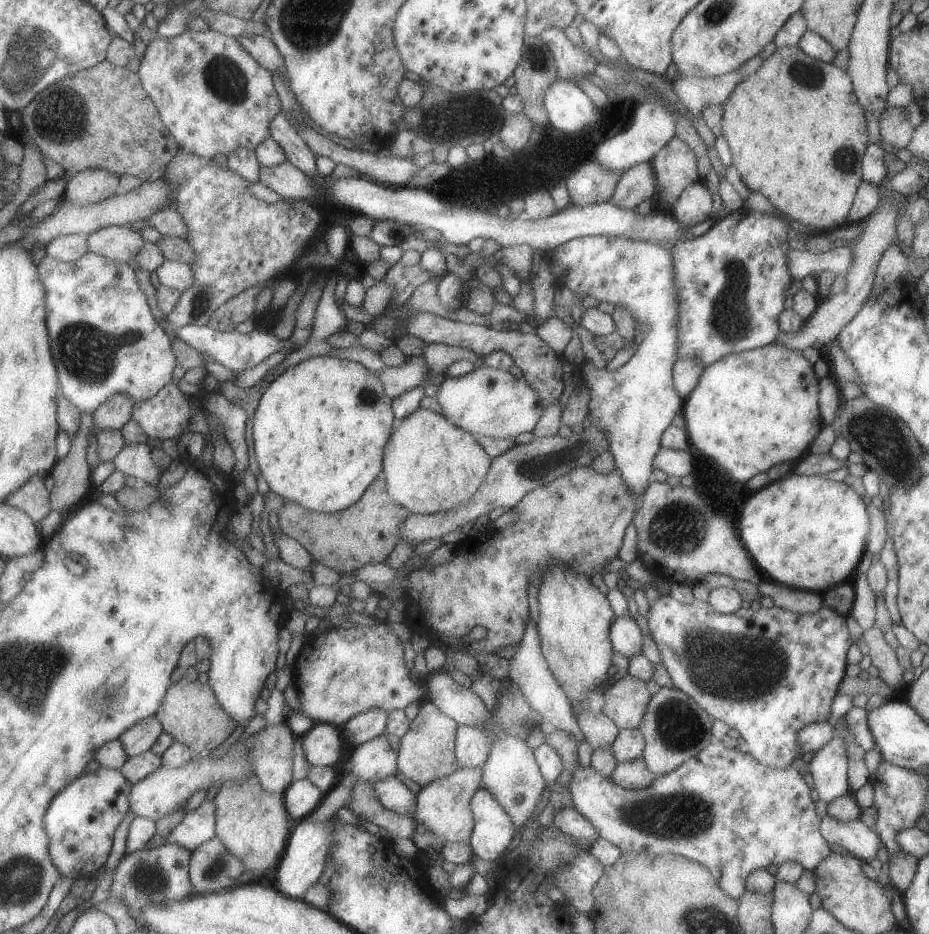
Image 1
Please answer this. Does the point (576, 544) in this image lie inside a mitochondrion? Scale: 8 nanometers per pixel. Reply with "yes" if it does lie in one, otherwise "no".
no

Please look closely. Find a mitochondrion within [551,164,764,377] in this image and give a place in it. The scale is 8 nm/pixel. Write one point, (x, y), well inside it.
(729, 319)

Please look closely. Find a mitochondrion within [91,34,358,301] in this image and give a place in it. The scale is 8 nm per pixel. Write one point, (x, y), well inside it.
(223, 77)

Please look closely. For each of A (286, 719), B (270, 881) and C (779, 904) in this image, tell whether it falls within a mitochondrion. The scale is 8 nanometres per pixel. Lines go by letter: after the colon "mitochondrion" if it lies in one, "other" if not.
A: other
B: other
C: other

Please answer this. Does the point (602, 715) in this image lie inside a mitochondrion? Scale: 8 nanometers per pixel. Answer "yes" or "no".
no

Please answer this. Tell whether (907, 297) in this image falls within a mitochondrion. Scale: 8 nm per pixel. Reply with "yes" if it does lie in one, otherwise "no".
no

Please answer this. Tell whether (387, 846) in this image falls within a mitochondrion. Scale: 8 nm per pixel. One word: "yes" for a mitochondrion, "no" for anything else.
no

